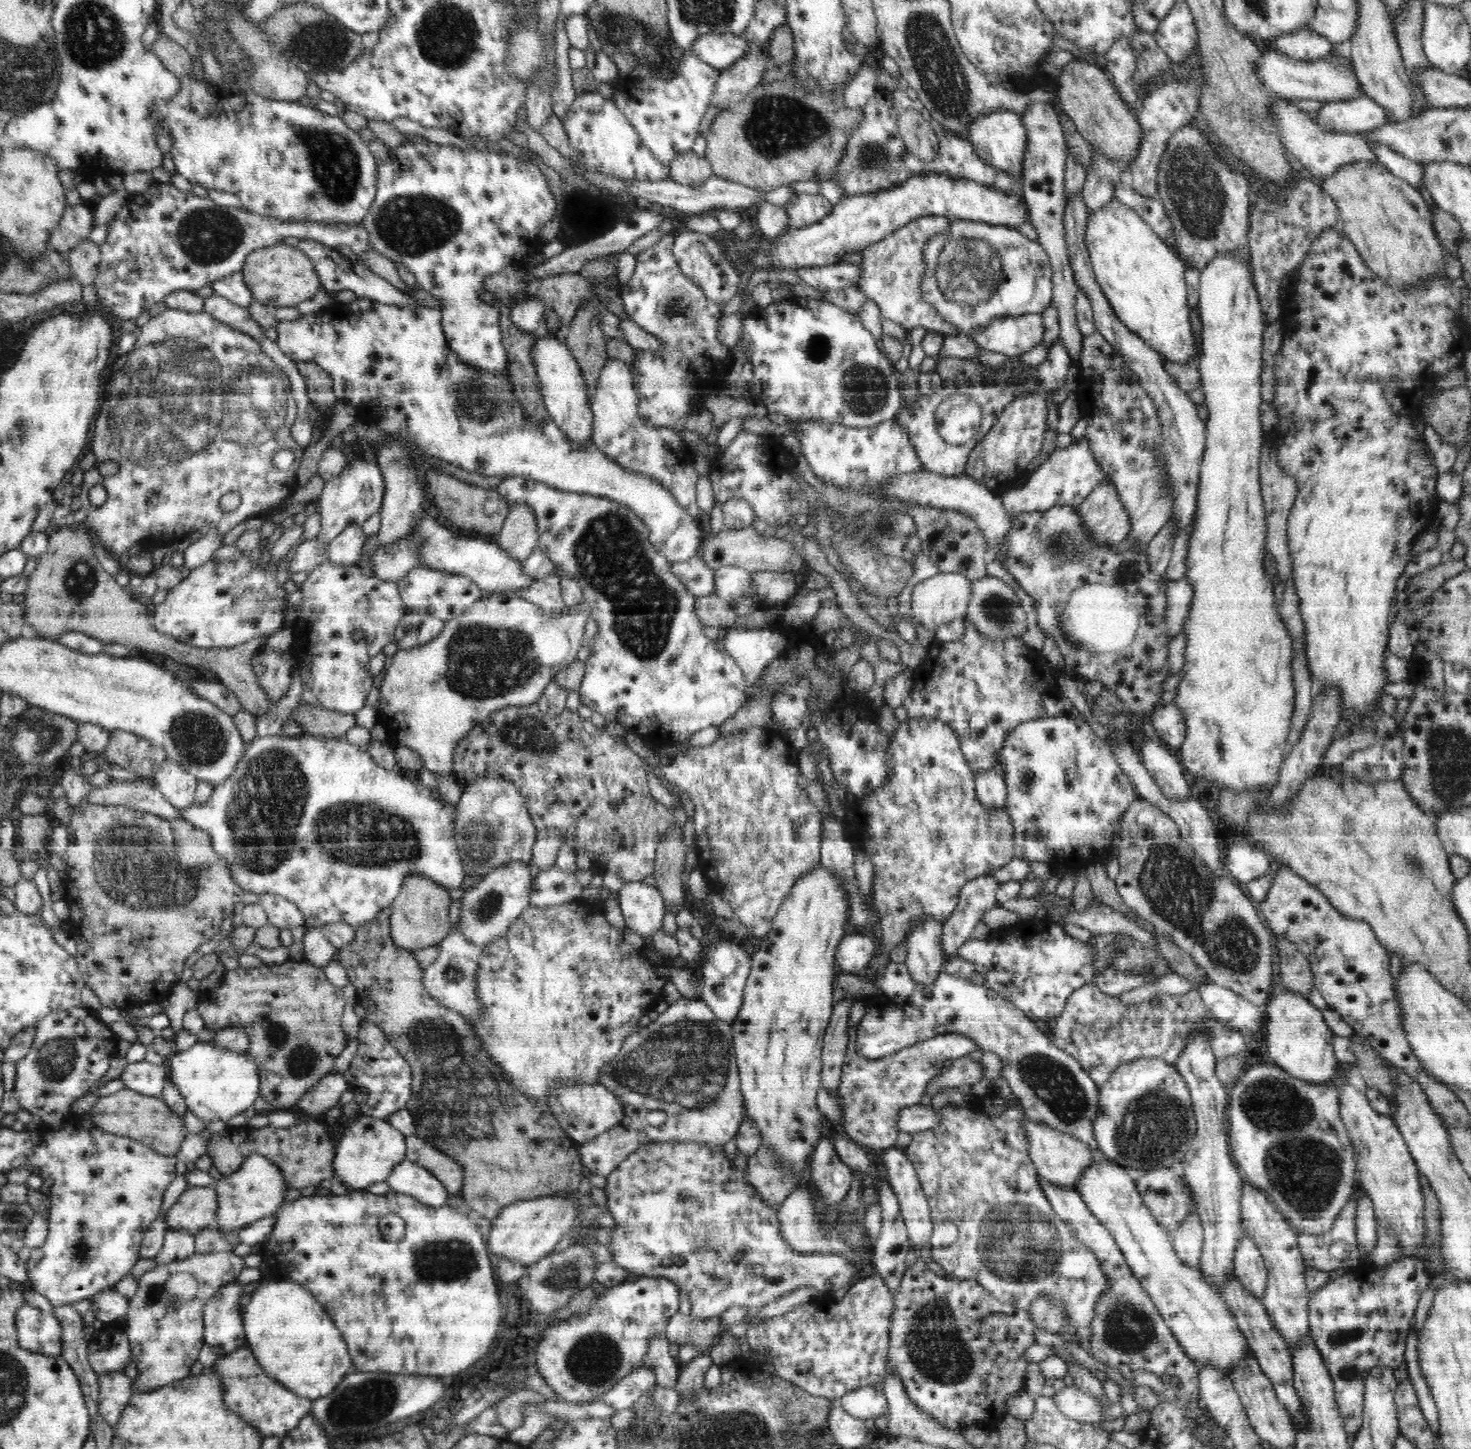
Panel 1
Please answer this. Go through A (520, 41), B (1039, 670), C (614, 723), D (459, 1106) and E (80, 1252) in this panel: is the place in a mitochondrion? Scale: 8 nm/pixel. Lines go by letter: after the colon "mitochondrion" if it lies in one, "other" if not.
A: other
B: other
C: other
D: mitochondrion
E: mitochondrion

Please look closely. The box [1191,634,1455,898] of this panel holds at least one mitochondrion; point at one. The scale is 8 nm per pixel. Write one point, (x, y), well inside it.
(1412, 862)

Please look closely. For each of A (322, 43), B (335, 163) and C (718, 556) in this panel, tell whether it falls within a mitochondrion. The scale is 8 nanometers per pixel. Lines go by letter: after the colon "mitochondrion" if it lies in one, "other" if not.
A: mitochondrion
B: mitochondrion
C: other

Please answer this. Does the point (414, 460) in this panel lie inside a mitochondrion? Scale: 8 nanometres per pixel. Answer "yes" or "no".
no

